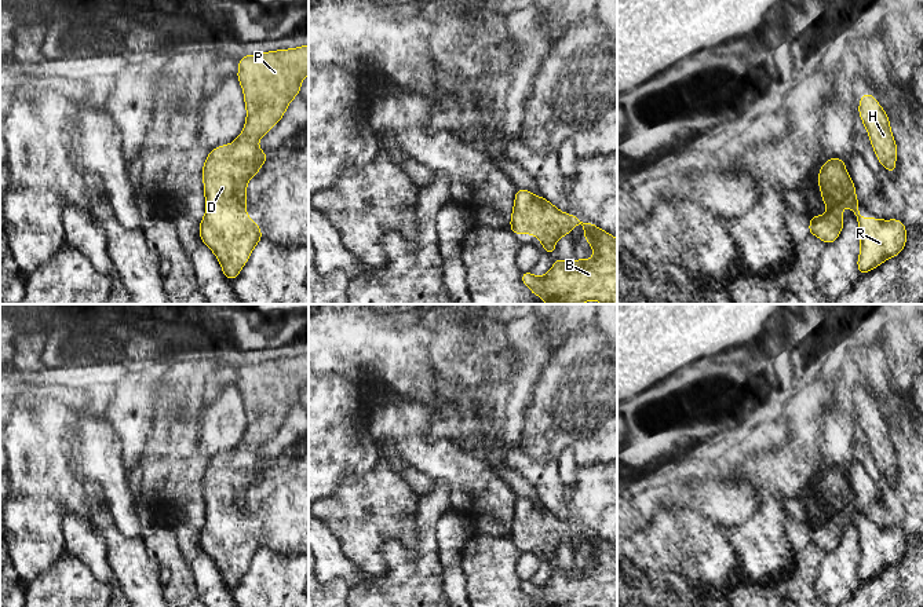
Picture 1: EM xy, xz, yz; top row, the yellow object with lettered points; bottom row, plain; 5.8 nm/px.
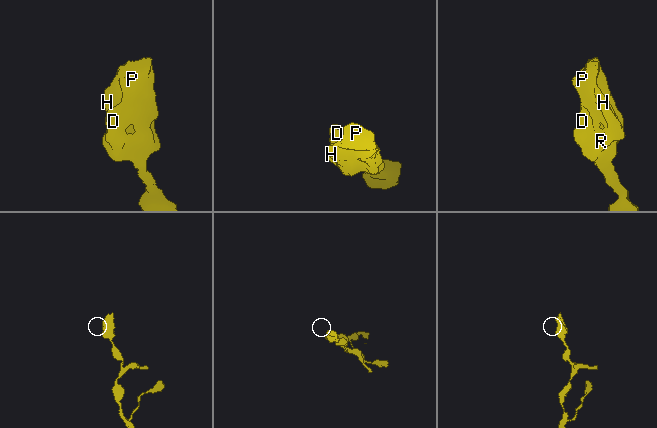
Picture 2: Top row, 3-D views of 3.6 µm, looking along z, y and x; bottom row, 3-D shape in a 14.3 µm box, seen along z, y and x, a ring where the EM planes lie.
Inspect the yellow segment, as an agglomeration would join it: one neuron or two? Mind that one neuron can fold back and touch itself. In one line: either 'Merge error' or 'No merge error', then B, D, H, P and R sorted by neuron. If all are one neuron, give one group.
No merge error. Groups: B D H P R

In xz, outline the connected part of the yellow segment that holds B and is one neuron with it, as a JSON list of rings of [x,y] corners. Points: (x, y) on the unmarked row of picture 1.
[[[518,497],[510,527],[510,538],[514,542],[536,544],[544,560],[552,563],[558,546],[570,542],[574,533],[584,534],[584,546],[594,557],[591,568],[562,570],[554,567],[552,577],[543,585],[532,581],[521,581],[522,590],[532,599],[535,604],[541,607],[617,607],[617,548],[609,541],[598,537],[595,533],[584,530],[576,524],[561,520],[550,512],[544,505],[536,505],[525,497]]]

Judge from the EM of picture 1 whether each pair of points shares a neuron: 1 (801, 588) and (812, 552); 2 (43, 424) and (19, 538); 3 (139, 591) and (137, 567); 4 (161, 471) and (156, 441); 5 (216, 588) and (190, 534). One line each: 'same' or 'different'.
1: same
2: same
3: same
4: different
5: same

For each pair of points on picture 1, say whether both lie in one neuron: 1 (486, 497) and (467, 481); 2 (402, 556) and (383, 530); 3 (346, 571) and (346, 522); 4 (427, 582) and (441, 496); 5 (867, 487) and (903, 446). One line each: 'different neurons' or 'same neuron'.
1: same neuron
2: different neurons
3: different neurons
4: same neuron
5: same neuron

